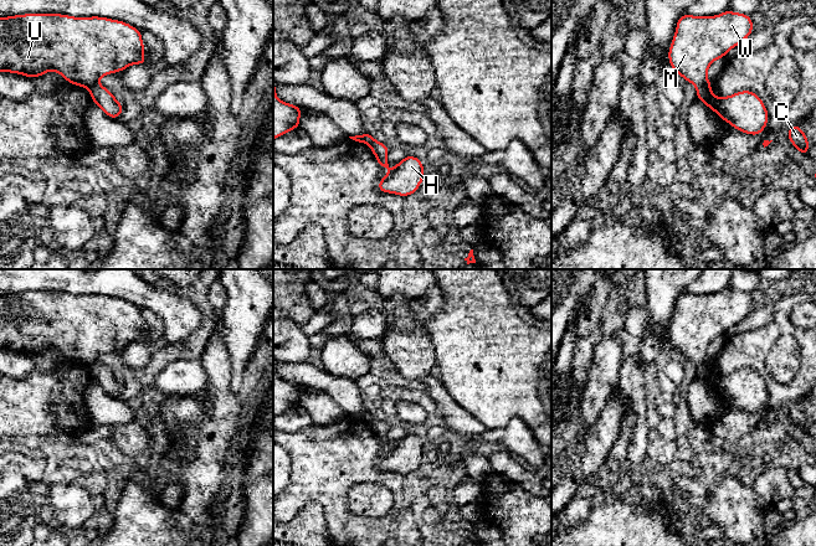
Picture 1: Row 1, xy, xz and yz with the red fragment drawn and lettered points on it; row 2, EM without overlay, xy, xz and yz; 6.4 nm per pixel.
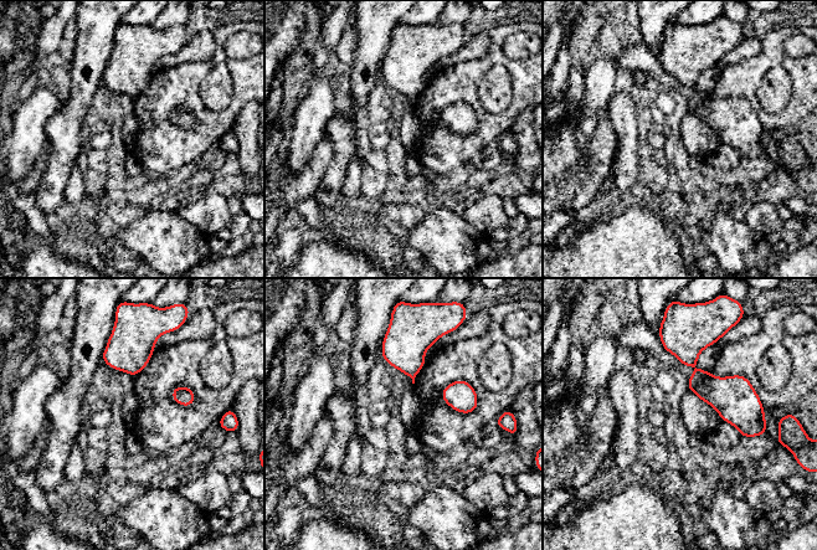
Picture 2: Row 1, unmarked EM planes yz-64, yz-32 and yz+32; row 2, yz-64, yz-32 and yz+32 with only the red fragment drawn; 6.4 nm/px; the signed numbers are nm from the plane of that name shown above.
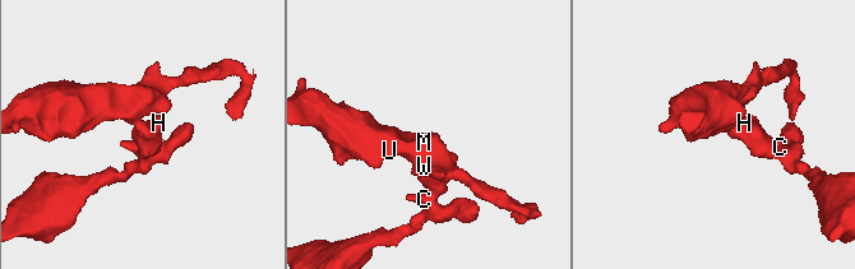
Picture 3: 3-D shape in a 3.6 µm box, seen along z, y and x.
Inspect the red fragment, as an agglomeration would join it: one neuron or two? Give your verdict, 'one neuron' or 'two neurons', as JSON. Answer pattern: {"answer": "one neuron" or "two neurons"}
{"answer": "two neurons"}

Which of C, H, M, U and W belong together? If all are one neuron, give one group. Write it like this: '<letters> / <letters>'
C H / M U W

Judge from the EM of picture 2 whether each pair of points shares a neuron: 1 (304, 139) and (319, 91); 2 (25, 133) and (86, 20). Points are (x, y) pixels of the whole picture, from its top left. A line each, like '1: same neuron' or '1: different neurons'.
1: same neuron
2: different neurons

